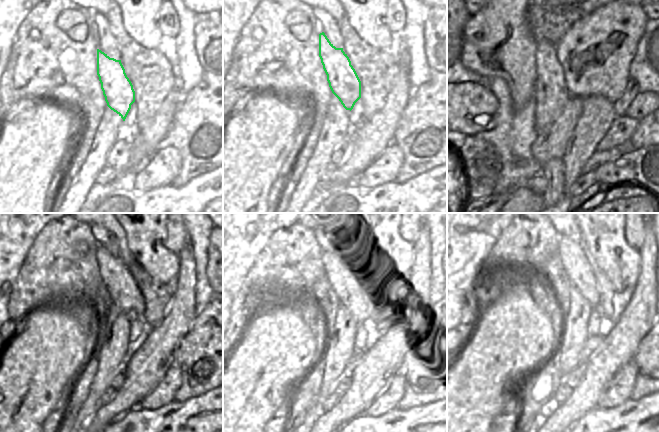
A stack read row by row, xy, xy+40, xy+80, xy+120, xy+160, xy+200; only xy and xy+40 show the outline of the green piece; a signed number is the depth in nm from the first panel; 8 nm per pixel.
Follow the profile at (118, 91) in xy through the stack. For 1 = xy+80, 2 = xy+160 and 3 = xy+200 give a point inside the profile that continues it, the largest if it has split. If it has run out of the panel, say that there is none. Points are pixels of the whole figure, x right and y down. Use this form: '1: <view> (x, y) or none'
1: xy+80 (568, 71)
2: xy+160 (349, 275)
3: xy+200 (574, 258)

